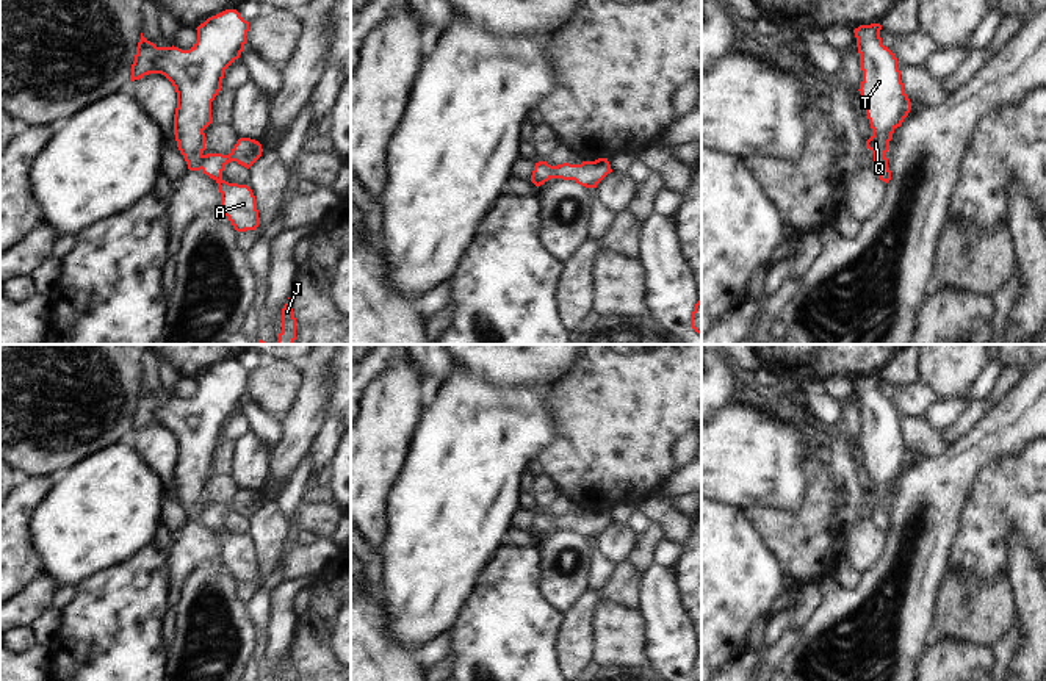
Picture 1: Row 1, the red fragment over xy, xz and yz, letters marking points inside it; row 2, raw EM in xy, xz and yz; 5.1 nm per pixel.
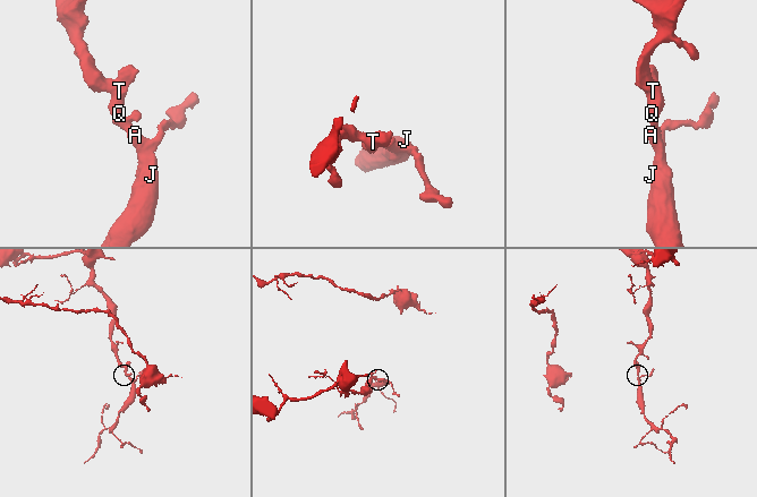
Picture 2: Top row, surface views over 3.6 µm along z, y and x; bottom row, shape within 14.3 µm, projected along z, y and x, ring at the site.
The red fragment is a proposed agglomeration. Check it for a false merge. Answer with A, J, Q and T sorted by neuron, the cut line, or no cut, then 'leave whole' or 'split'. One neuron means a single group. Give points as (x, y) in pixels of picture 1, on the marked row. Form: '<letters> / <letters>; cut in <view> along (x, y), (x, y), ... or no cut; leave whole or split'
A J Q T; no cut; leave whole

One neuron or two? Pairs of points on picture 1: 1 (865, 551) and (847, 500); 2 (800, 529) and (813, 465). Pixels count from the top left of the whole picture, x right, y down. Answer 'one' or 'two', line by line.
1: two
2: one

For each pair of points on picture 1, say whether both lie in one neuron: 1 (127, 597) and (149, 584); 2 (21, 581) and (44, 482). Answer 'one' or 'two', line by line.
1: one
2: one

